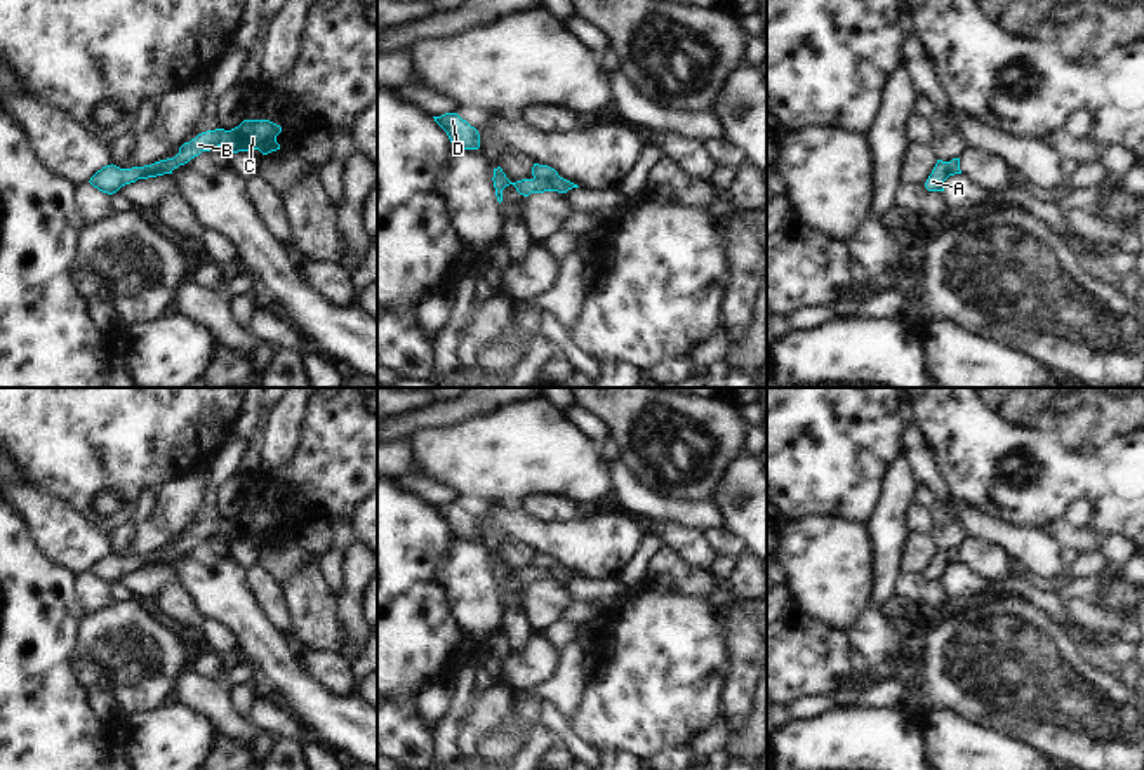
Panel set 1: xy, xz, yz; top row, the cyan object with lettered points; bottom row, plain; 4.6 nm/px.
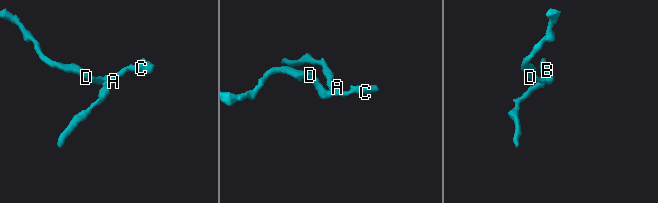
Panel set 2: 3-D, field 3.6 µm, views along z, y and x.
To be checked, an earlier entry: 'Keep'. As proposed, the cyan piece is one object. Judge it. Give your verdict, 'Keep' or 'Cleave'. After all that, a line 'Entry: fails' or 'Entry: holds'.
Cleave.
Entry: fails

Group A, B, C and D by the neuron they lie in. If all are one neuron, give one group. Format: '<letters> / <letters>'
A B C / D

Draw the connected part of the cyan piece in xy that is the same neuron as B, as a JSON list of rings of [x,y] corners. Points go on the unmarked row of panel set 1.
[[[243,509],[238,516],[231,520],[207,520],[198,523],[190,532],[184,532],[174,548],[160,549],[162,556],[158,560],[146,560],[139,565],[139,568],[163,565],[169,560],[188,553],[202,541],[210,541],[217,535],[221,535],[228,542],[259,539],[263,544],[268,544],[280,539],[280,534],[276,532],[276,525],[280,521],[282,516],[269,509]]]

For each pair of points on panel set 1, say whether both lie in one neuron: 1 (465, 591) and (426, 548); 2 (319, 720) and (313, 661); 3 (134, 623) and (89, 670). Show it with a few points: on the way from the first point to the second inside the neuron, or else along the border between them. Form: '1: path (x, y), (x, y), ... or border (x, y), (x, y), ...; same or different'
1: border (454, 536), (433, 567), (433, 581), (442, 600); different
2: border (292, 645), (296, 663), (325, 690), (353, 694); different
3: path (124, 635), (101, 657); same

